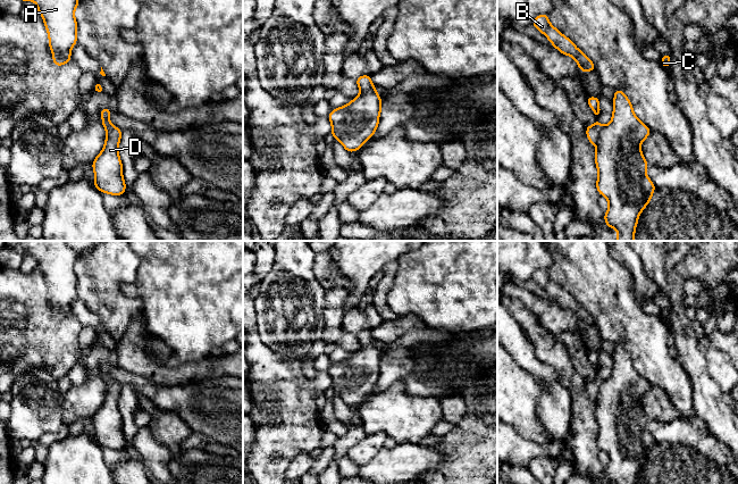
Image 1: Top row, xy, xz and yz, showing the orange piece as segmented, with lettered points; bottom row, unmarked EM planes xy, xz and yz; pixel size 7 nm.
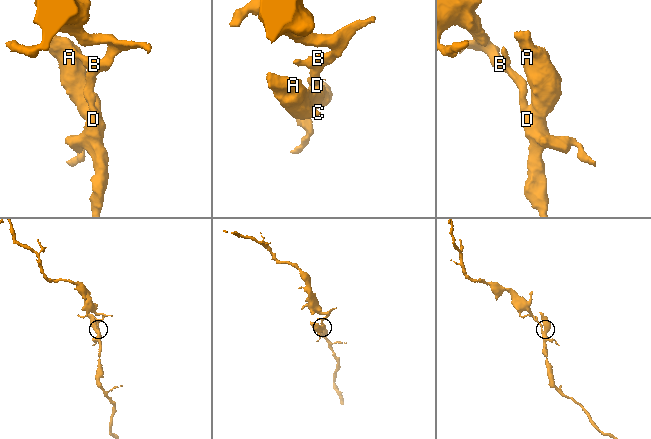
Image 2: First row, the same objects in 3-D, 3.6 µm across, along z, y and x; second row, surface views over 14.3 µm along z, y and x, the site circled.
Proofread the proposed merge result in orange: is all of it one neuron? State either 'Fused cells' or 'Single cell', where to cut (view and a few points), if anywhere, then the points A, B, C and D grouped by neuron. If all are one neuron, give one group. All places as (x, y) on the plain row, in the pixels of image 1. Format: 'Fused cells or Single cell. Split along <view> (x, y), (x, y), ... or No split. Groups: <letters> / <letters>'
Fused cells. Split along yz (604, 381), (595, 399). Groups: A C D / B

